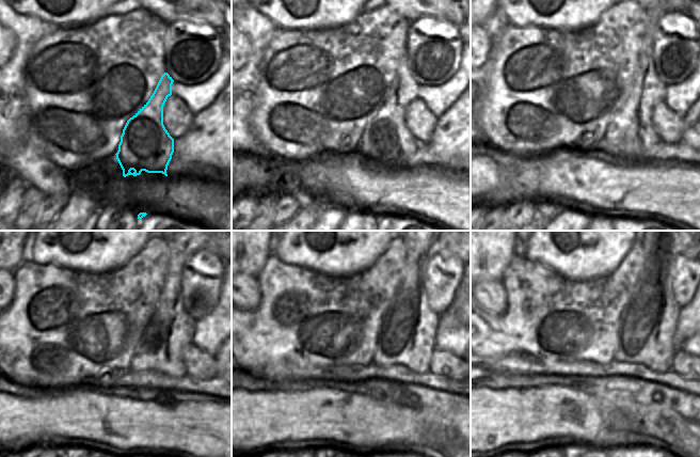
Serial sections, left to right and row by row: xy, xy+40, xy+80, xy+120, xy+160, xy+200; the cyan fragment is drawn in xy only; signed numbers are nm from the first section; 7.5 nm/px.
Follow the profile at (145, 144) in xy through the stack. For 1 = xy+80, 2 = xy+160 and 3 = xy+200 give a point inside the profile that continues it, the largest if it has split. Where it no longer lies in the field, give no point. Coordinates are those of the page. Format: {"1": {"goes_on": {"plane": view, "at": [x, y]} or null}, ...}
{"1": {"goes_on": {"plane": "xy+80", "at": [630, 132]}}, "2": {"goes_on": {"plane": "xy+160", "at": [407, 335]}}, "3": {"goes_on": {"plane": "xy+200", "at": [648, 321]}}}

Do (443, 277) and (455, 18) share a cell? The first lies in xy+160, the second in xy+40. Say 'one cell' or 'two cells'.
two cells

